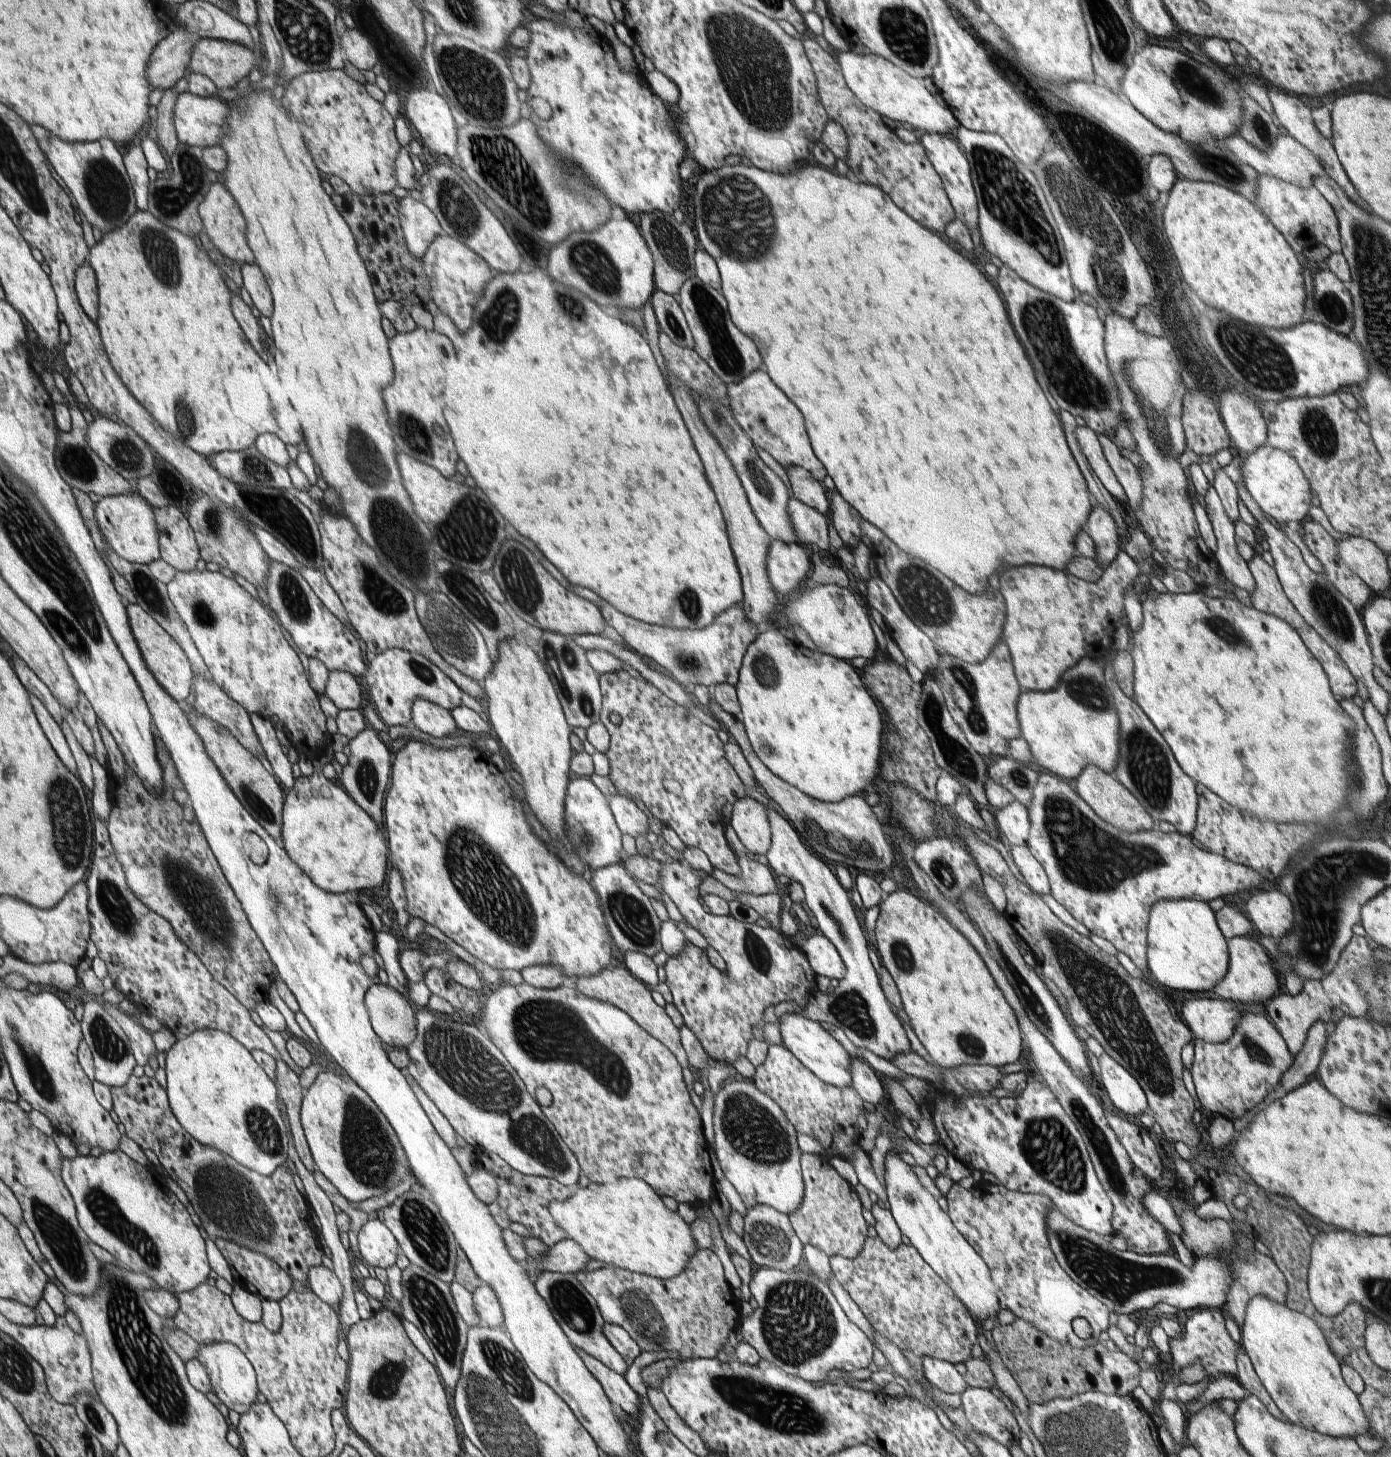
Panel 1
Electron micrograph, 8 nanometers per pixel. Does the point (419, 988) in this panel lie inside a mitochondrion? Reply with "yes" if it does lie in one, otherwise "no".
no

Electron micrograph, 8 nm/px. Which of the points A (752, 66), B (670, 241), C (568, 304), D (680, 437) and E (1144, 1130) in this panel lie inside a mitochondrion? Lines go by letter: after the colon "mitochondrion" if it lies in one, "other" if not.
A: mitochondrion
B: mitochondrion
C: mitochondrion
D: other
E: other

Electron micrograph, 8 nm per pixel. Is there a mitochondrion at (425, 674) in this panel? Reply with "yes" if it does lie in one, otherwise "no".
yes

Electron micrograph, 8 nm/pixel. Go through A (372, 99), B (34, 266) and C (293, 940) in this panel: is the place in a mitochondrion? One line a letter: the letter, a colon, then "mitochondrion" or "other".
A: other
B: other
C: mitochondrion

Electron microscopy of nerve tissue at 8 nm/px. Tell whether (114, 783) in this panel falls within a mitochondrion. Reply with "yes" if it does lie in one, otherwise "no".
no

